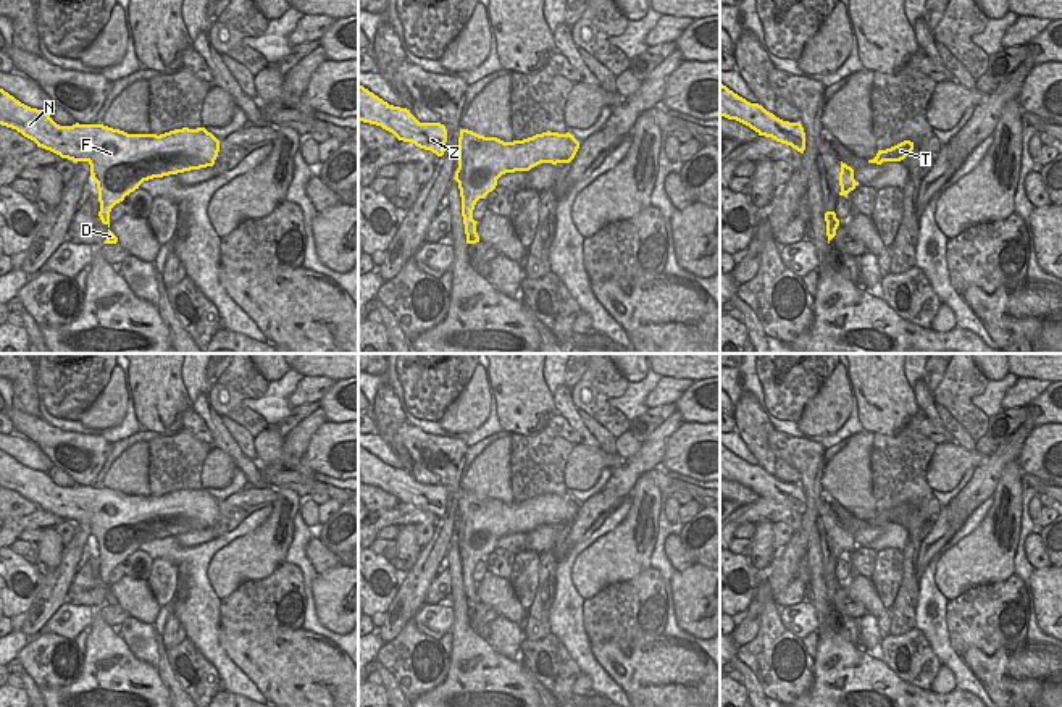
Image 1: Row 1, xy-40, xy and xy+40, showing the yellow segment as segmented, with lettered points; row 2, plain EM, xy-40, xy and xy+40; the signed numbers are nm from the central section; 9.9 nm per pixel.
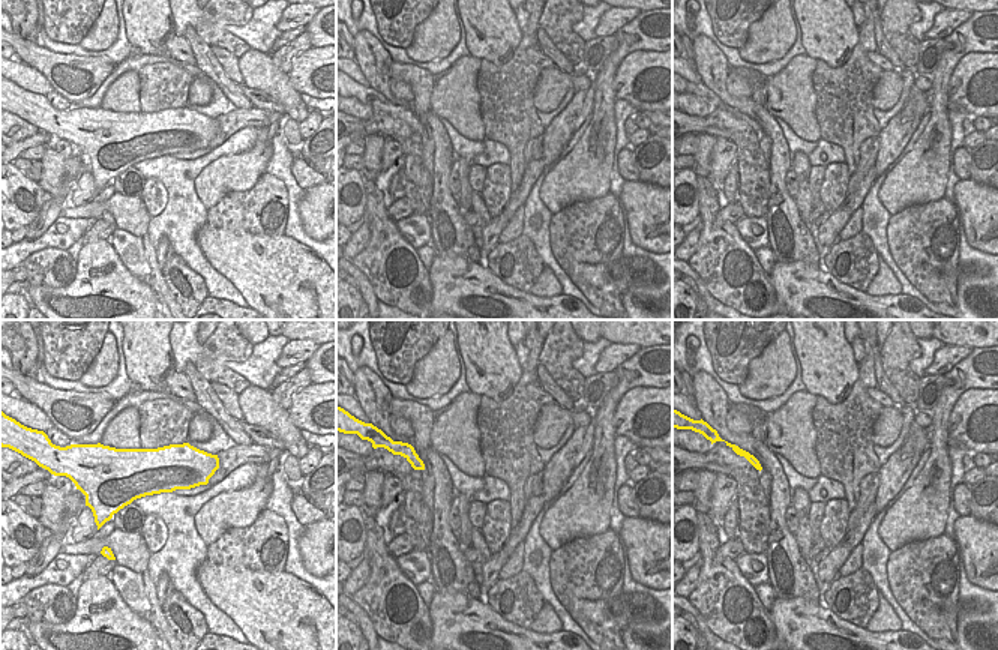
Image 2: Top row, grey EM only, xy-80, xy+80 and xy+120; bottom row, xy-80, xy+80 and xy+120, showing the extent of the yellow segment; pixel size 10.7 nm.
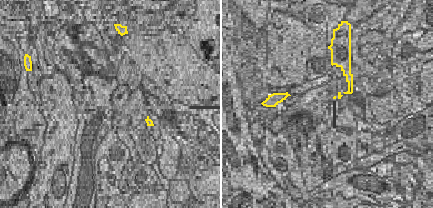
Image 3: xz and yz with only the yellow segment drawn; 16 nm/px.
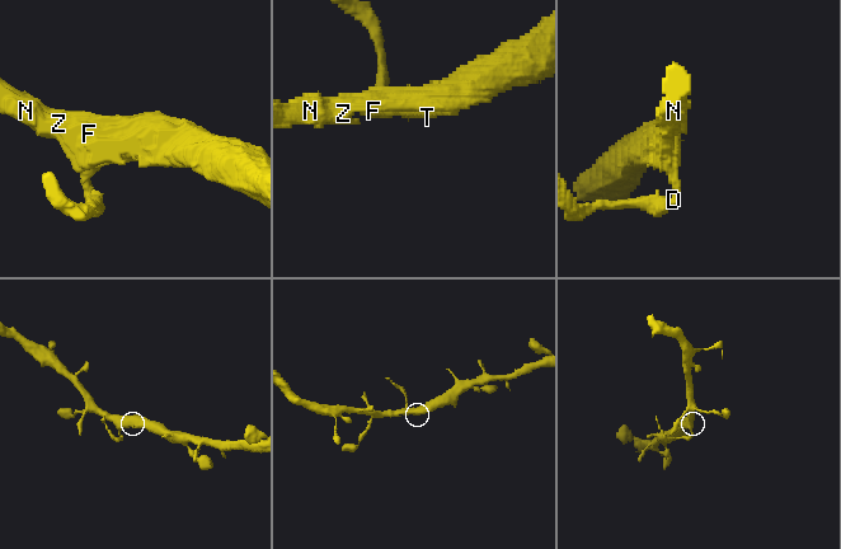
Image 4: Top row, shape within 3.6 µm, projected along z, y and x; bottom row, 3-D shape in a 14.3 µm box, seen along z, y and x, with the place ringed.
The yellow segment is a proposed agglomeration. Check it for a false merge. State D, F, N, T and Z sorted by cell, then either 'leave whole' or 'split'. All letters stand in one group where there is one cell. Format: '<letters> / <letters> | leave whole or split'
D / F N T Z | split

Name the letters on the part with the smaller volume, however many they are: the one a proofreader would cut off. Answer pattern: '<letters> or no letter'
D

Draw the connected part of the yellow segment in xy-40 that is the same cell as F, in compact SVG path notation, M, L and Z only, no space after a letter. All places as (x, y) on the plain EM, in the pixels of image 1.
M0 450L0 486L16 491L34 502L37 508L50 512L61 520L87 523L92 541L97 544L100 573L103 581L126 557L139 550L144 542L163 539L190 531L213 528L220 513L220 502L205 489L174 491L165 496L128 496L103 486L60 487L44 471L31 470Z

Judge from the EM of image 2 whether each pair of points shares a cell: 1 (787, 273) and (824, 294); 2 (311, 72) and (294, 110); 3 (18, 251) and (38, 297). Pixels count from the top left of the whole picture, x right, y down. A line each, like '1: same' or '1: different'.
1: same
2: different
3: different

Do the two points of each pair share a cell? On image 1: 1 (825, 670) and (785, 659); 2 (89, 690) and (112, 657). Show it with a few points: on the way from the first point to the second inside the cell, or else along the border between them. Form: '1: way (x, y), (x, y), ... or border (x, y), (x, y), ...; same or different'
1: border (814, 657), (814, 681), (807, 690); different
2: way (97, 681), (108, 670), (108, 665); same

